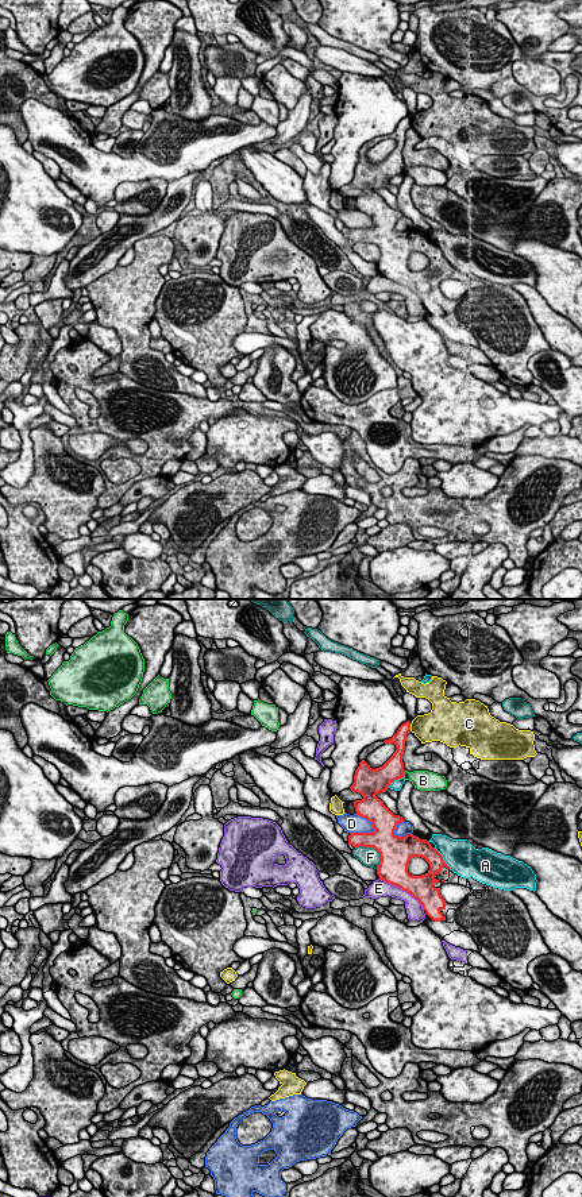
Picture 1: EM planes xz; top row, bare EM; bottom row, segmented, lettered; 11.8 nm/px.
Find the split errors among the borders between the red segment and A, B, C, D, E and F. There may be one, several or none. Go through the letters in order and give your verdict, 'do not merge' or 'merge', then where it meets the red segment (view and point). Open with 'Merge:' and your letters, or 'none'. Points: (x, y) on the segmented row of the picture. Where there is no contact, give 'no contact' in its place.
Merge: none
A: do not merge; contact xz (442, 858)
B: do not merge; contact xz (403, 773)
C: do not merge; contact xz (409, 728)
D: do not merge; contact xz (362, 833)
E: do not merge; contact xz (404, 889)
F: do not merge; contact xz (374, 848)

